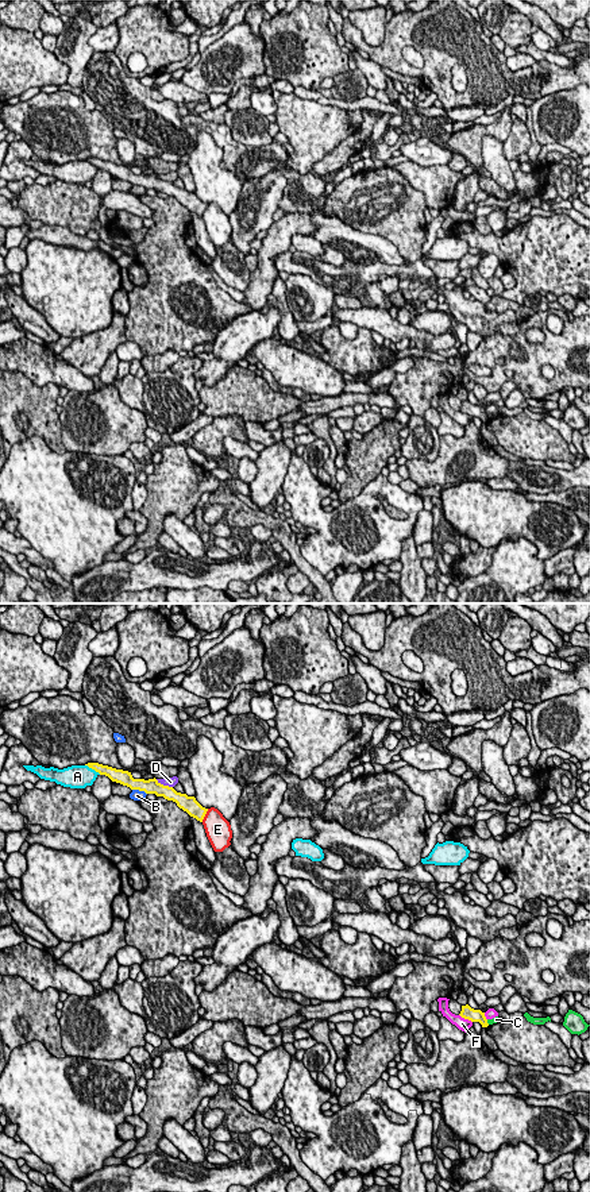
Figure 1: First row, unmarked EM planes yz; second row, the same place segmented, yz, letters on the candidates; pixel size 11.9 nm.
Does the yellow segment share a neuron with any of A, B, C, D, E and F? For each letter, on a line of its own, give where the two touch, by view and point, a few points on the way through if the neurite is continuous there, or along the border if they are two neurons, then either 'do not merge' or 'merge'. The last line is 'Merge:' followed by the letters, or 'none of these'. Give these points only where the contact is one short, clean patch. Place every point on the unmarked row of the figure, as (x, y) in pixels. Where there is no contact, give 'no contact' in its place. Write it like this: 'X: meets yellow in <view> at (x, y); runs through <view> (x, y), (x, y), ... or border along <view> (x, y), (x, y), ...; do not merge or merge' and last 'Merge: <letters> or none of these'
A: meets yellow in yz at (93, 164); do not merge
B: meets yellow in yz at (139, 185); do not merge
C: meets yellow in yz at (486, 417); border along yz (486, 415), (489, 419); do not merge
D: meets yellow in yz at (162, 180); border along yz (155, 174), (172, 182); do not merge
E: meets yellow in yz at (204, 211); do not merge
F: meets yellow in yz at (466, 413); do not merge
Merge: none of these

